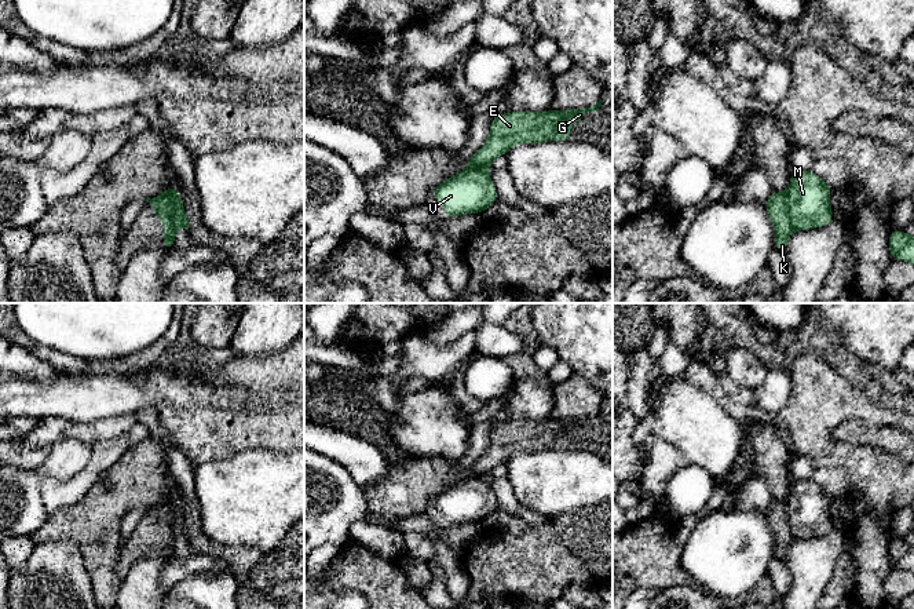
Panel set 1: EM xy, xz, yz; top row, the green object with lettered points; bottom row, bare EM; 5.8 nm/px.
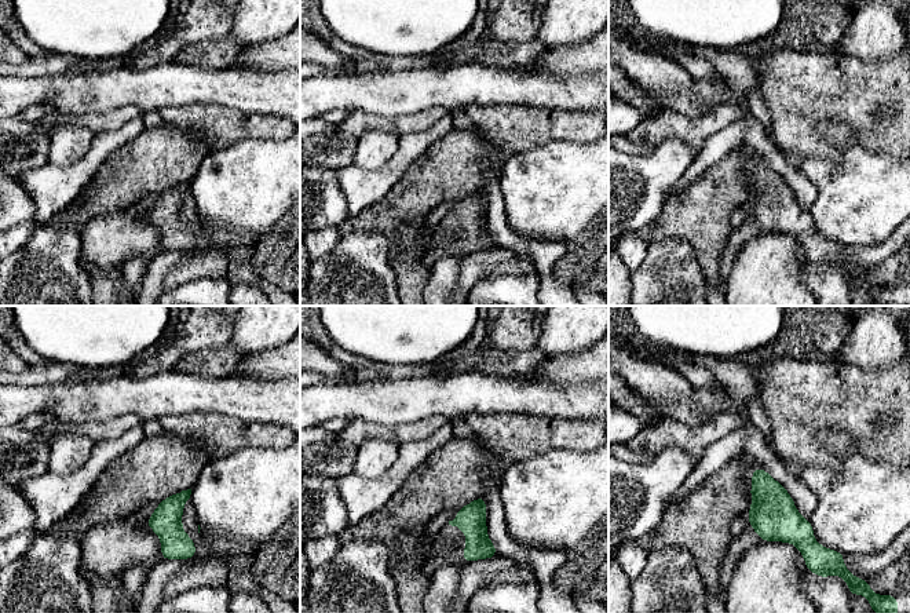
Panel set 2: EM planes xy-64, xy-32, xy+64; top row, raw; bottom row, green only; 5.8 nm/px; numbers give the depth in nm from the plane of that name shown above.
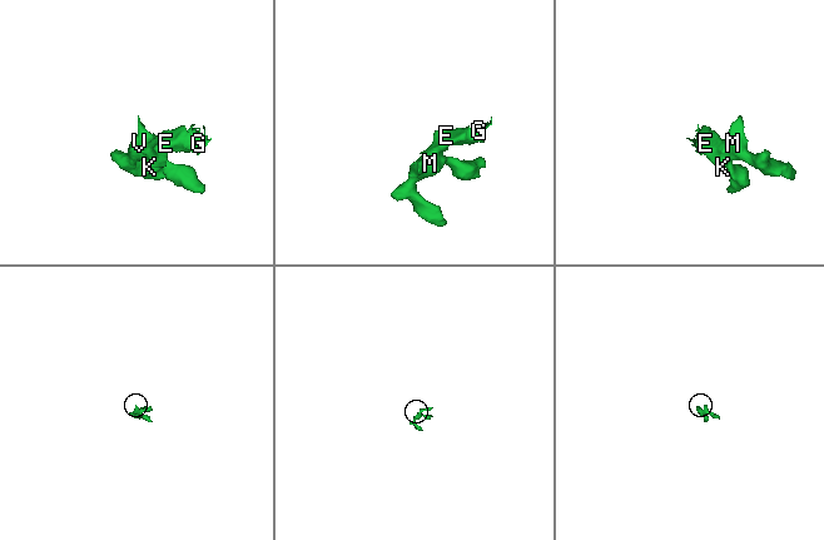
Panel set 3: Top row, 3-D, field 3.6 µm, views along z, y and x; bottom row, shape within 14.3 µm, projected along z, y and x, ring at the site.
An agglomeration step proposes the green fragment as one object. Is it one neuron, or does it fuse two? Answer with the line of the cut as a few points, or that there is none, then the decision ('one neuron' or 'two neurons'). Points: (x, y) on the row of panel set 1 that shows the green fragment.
cut in yz along (785, 193), (789, 225), (794, 230); two neurons

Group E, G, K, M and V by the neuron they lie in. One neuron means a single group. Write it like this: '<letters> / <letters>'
E G K / M V

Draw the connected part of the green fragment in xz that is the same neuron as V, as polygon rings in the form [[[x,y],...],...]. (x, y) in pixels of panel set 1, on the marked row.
[[[468,168],[456,172],[442,185],[431,189],[436,201],[446,209],[446,218],[482,214],[497,203],[497,189],[489,168]]]

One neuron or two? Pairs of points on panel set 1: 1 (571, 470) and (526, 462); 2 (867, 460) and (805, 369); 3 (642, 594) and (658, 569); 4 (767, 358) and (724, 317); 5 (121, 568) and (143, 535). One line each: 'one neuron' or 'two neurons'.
1: one neuron
2: one neuron
3: two neurons
4: one neuron
5: one neuron

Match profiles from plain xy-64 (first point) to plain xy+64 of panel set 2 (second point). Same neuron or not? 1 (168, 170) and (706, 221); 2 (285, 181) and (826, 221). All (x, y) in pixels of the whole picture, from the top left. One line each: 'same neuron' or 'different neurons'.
1: same neuron
2: same neuron

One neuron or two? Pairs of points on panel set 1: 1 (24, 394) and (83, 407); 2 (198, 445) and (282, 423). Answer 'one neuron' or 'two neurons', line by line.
1: one neuron
2: one neuron

